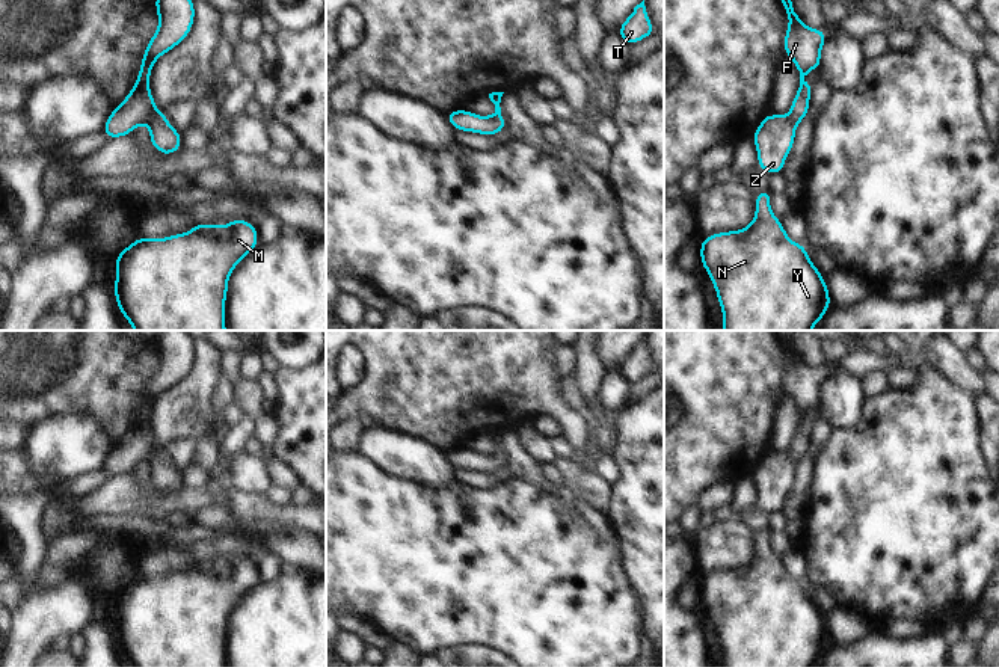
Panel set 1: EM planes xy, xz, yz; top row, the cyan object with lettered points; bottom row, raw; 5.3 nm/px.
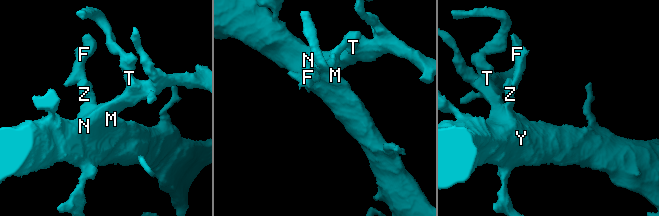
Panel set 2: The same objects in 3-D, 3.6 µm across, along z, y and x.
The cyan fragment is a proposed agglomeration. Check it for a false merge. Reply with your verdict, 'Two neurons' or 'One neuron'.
One neuron

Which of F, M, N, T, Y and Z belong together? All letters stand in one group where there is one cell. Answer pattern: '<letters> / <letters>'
F M N T Y Z

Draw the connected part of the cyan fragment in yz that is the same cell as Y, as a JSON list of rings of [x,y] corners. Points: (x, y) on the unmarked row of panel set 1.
[[[770,527],[755,533],[753,558],[738,569],[700,578],[700,602],[714,622],[723,667],[813,667],[831,643],[827,620],[804,582],[792,579],[771,545]]]

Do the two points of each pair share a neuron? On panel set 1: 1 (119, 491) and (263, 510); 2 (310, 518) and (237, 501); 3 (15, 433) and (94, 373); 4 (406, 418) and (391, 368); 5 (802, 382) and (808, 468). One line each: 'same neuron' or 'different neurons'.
1: same neuron
2: same neuron
3: different neurons
4: same neuron
5: different neurons

